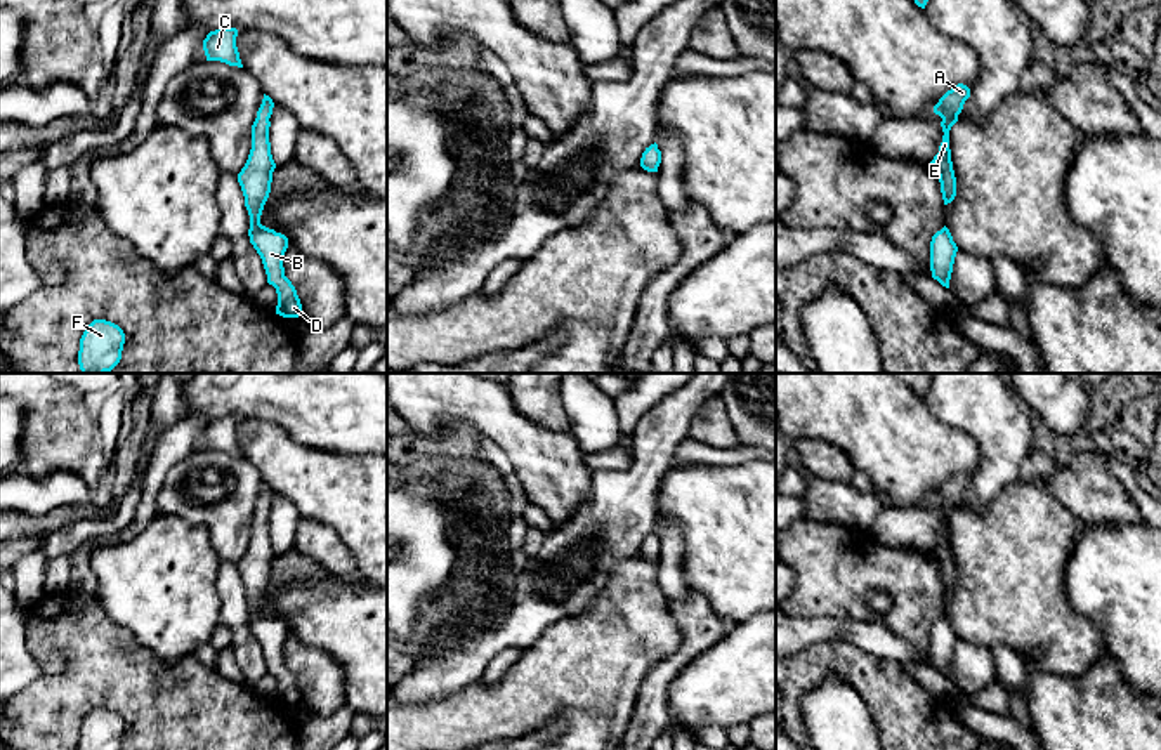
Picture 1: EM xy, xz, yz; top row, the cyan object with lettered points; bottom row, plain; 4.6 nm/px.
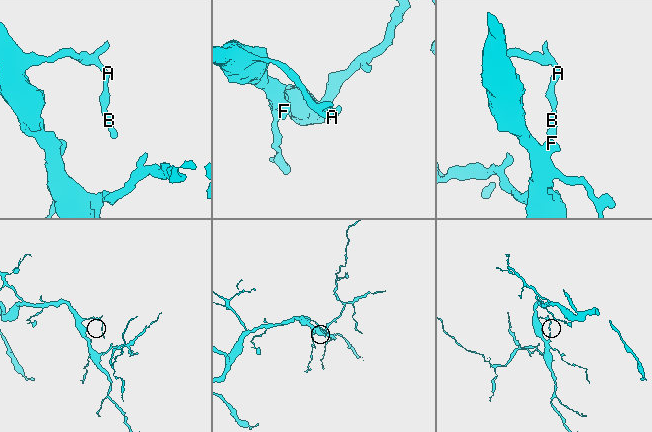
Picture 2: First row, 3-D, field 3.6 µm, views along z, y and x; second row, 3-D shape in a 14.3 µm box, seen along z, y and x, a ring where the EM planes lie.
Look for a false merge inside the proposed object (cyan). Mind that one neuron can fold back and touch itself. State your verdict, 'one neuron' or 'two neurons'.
one neuron

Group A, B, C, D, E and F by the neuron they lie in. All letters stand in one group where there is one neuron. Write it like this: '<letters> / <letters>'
A B C D E F

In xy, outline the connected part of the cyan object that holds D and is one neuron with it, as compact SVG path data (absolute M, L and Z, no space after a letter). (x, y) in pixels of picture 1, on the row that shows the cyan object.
M264 94L257 118L252 125L252 149L245 167L238 174L238 182L250 215L250 243L262 259L267 283L272 285L278 293L276 314L283 318L298 318L302 314L302 304L295 286L285 276L283 267L288 238L260 224L260 215L271 193L272 172L276 168L269 142L269 118L272 108L272 99Z

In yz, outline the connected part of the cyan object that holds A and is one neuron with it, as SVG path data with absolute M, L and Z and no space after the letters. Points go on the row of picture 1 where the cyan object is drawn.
M958 83L951 90L948 90L934 106L934 113L942 118L941 127L944 135L939 146L939 153L928 165L939 175L944 205L951 203L956 196L956 177L951 161L949 130L958 122L958 115L961 113L963 104L968 97L970 89L963 83Z

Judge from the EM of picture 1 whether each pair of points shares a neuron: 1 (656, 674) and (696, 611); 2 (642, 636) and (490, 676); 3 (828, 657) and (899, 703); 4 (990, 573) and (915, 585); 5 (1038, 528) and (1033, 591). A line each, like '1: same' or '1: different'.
1: same
2: different
3: same
4: different
5: same

